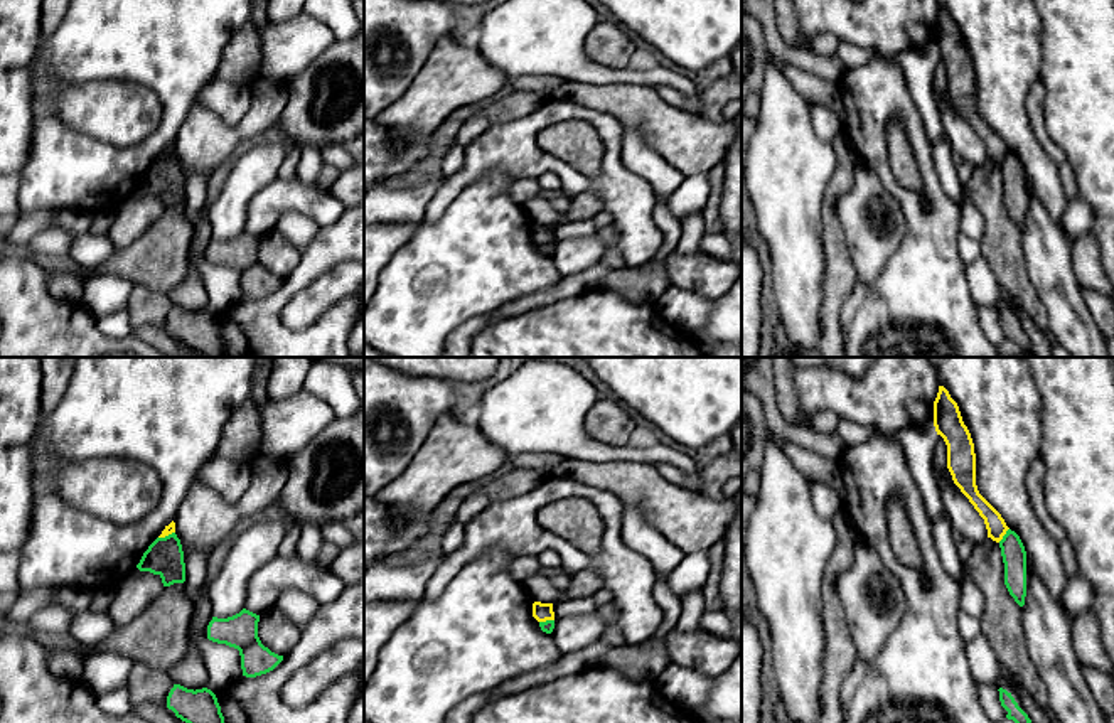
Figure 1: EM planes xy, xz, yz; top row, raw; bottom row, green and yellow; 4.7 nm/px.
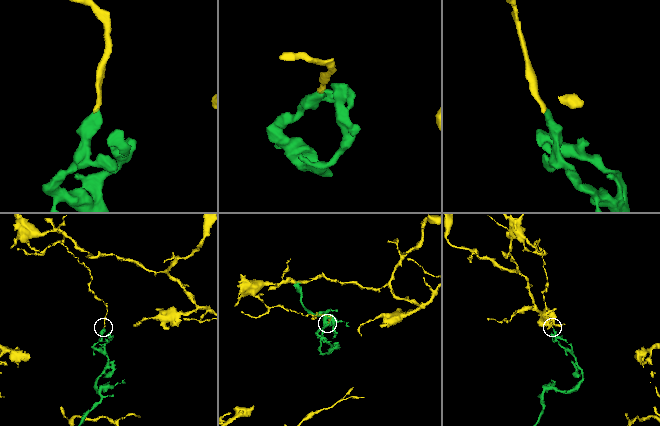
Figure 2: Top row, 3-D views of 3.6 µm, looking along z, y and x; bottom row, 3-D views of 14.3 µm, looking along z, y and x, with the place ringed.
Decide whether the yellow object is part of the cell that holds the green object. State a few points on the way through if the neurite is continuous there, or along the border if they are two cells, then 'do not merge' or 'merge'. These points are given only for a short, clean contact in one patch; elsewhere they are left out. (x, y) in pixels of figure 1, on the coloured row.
border along yz (1008, 528), (998, 541); do not merge

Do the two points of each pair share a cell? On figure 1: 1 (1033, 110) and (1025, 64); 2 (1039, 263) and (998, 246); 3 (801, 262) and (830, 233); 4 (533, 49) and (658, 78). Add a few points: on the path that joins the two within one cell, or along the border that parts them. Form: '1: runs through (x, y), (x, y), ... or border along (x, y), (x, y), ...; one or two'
1: border along (1039, 78), (1027, 95), (1027, 118), (1030, 125); two
2: border along (1020, 230), (1025, 273), (1037, 294); two
3: border along (821, 201), (824, 280); two
4: runs through (563, 54), (575, 66), (595, 74), (627, 74); one

